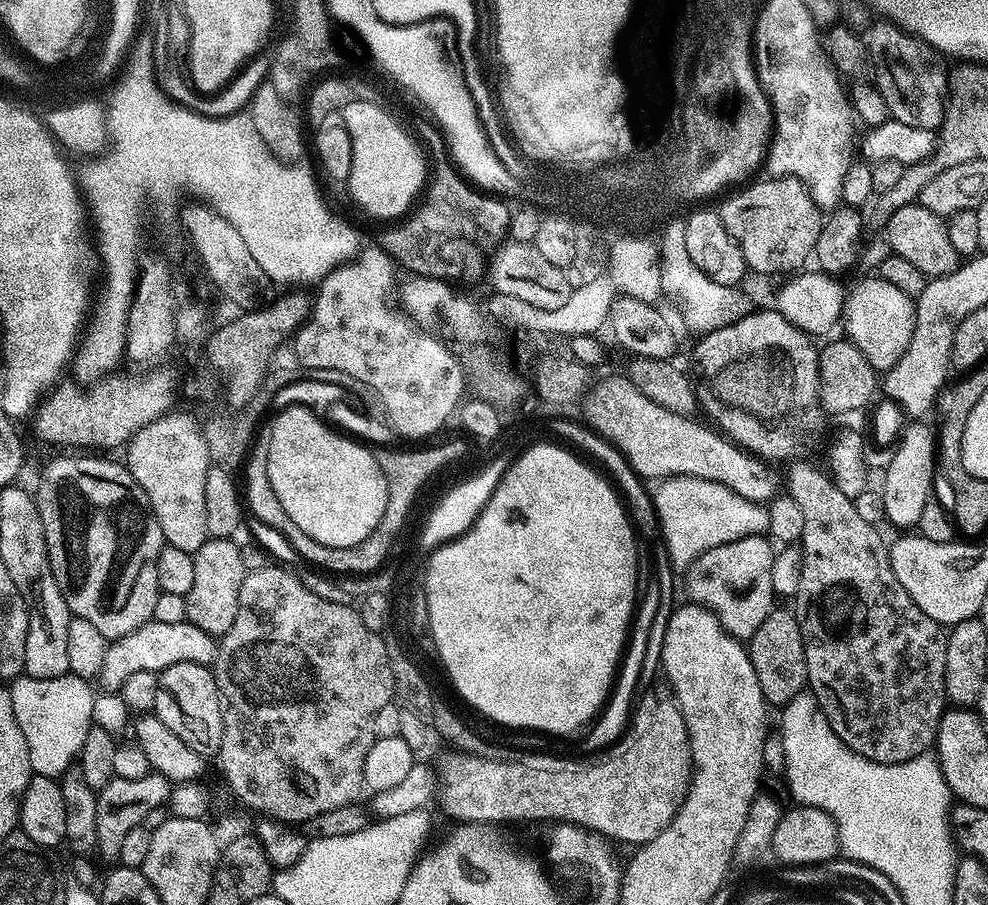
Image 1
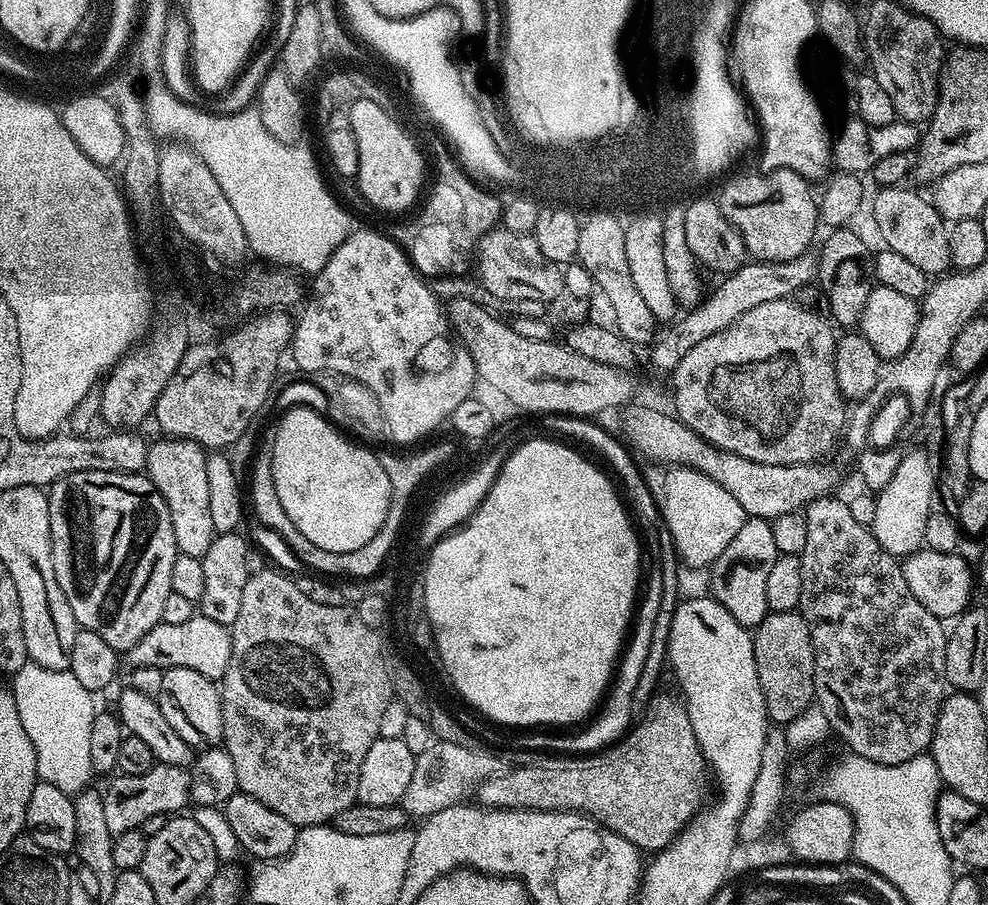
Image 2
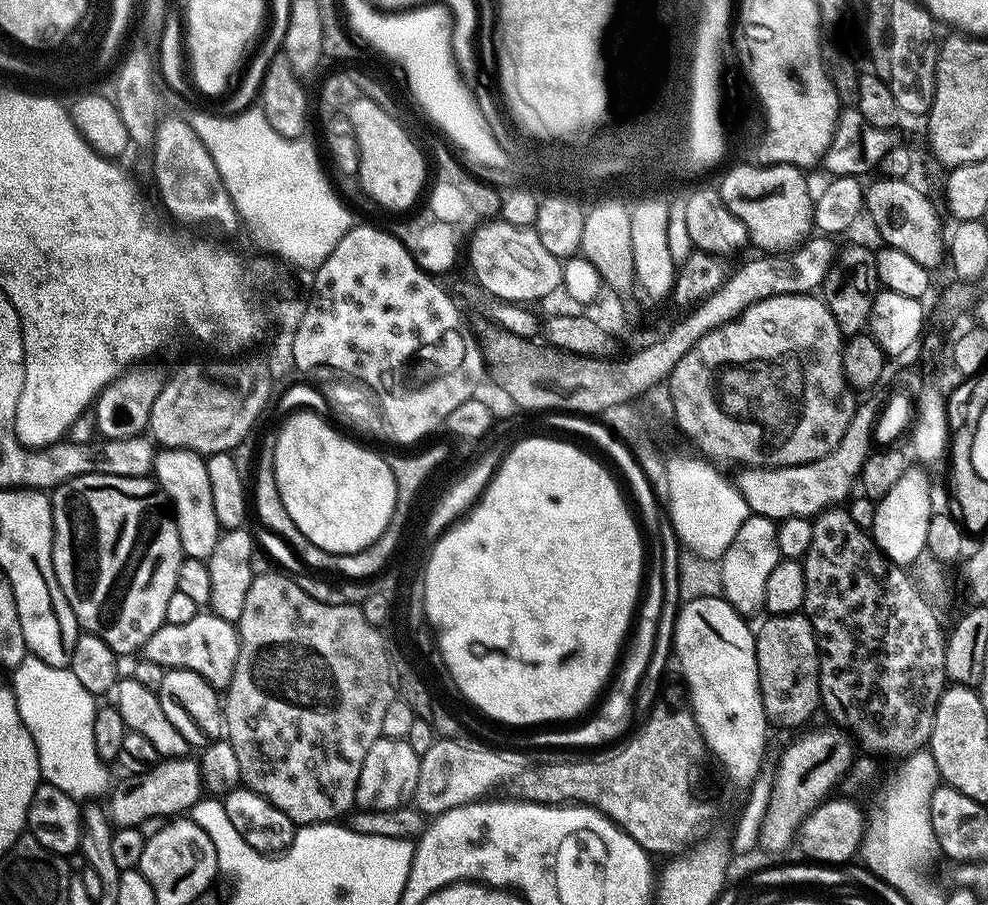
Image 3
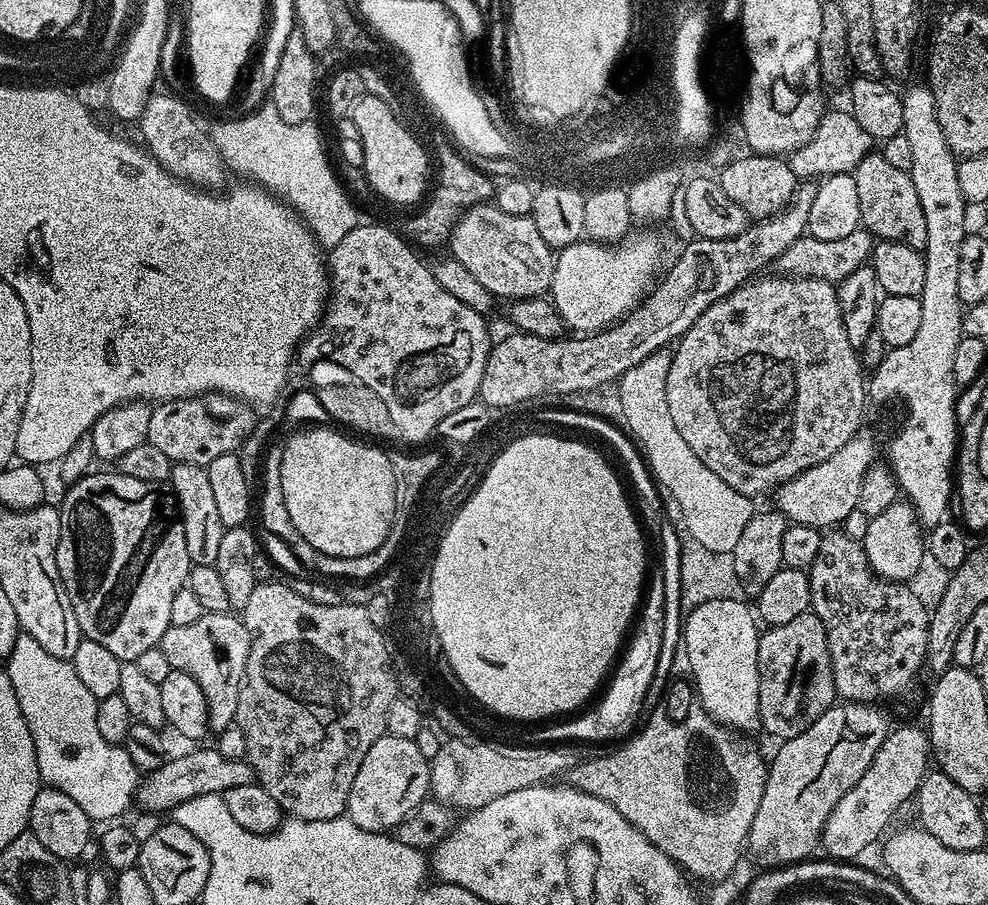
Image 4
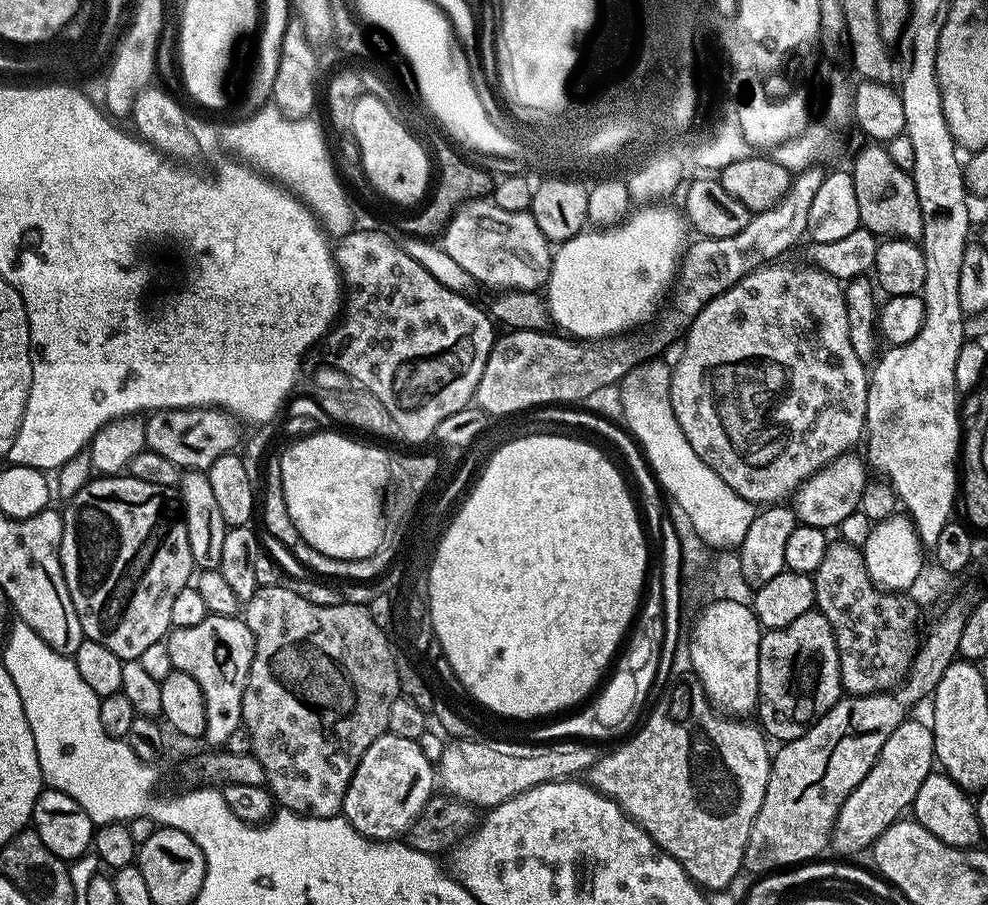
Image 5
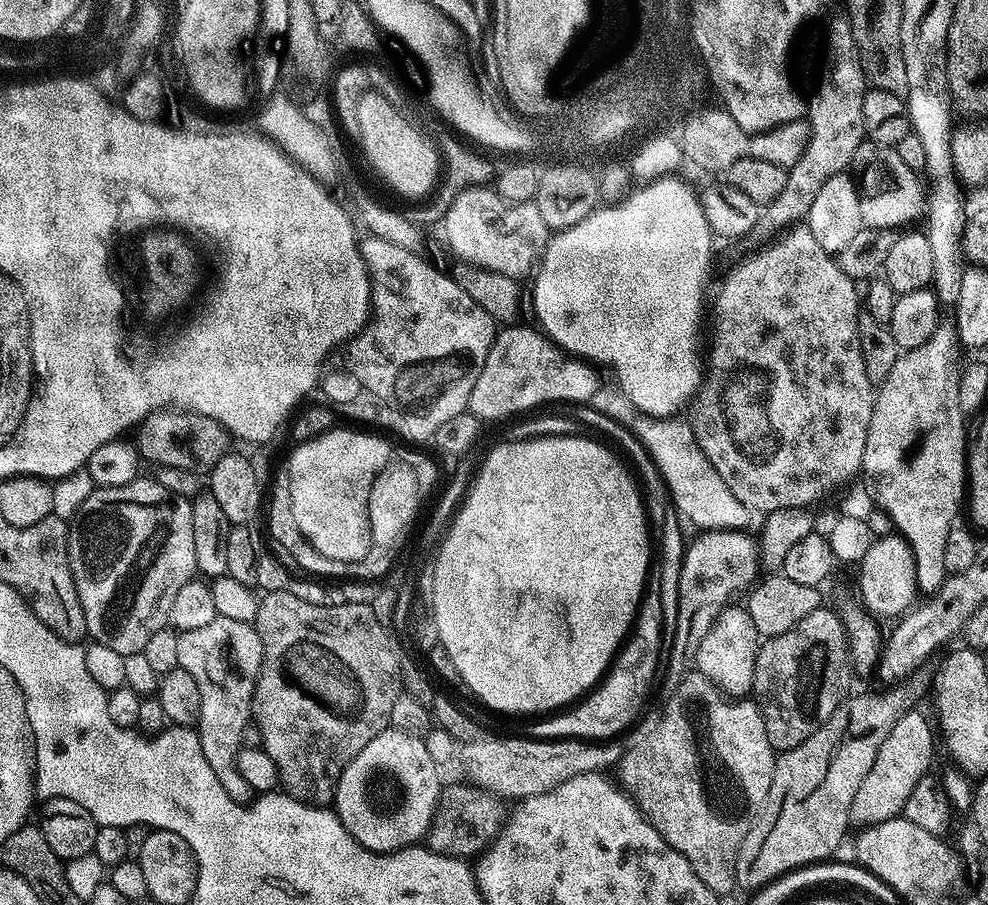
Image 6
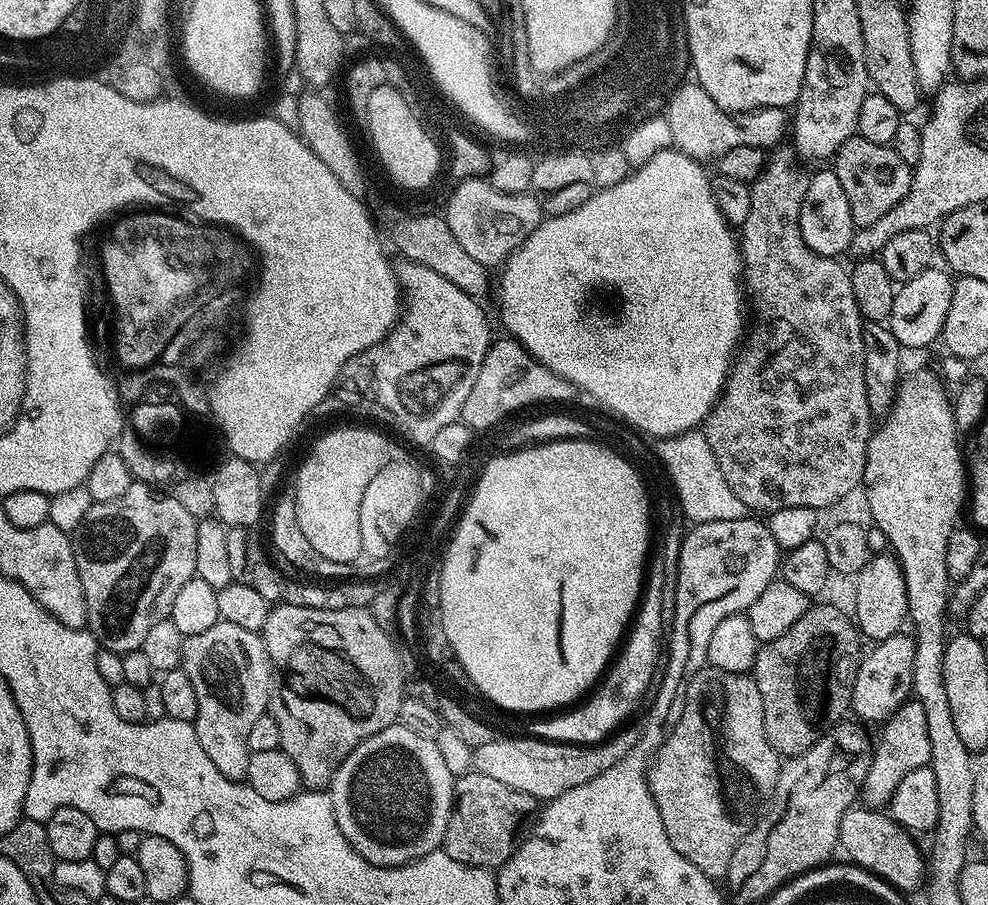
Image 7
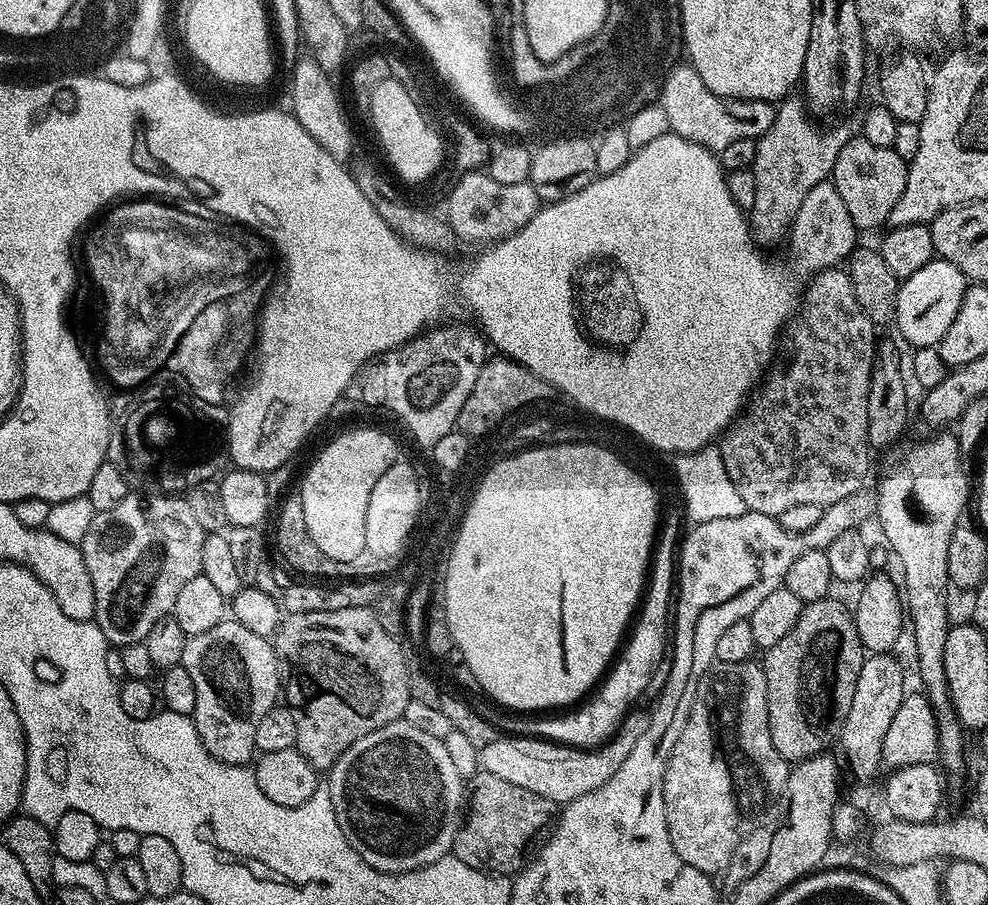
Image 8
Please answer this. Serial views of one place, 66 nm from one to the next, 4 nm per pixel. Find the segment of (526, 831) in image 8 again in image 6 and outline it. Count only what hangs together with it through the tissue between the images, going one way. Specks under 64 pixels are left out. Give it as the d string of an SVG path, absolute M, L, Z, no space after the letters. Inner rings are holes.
M471 782L463 783L445 783L441 787L435 818L432 820L424 840L432 852L441 853L443 856L476 858L491 845L503 828L506 819L505 801L495 792L478 788Z

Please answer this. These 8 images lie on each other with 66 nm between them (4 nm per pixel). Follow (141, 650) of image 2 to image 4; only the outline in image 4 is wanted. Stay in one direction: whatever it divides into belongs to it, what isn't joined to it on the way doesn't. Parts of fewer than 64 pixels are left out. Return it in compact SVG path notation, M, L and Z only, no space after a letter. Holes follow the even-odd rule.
M205 612L198 622L190 622L190 626L169 626L158 645L162 654L166 654L172 669L190 674L190 678L202 686L211 727L220 732L228 727L231 729L236 719L238 694L244 685L246 658L250 654L252 641L243 619L239 615L232 615L236 614Z

